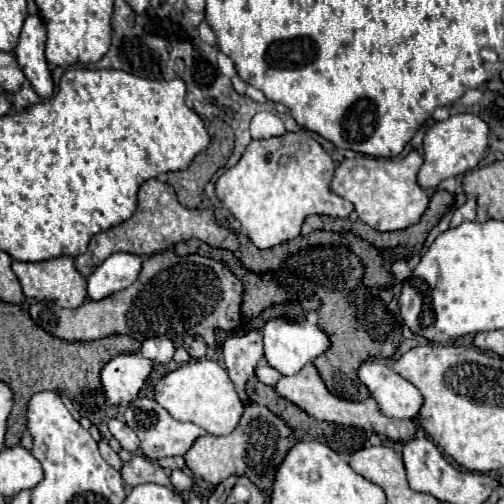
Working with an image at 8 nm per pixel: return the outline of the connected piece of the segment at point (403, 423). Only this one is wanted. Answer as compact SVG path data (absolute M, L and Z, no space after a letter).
M309 362L305 368L301 368L301 372L297 372L295 376L281 376L279 382L275 384L275 392L279 396L283 396L285 400L297 404L301 410L305 410L309 416L313 416L315 420L319 422L333 422L333 424L341 424L341 426L355 426L355 428L361 428L361 430L369 430L369 432L375 432L375 434L383 434L387 436L391 442L397 442L397 440L411 440L415 434L417 434L417 428L415 428L415 422L413 420L393 420L393 418L387 418L381 414L377 402L373 398L367 398L365 402L349 402L349 400L341 400L337 396L333 396L321 376L317 374L317 368Z

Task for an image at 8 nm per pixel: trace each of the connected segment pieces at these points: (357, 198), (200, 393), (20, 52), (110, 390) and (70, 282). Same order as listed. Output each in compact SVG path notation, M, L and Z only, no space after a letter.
M411 150L407 156L394 158L373 157L358 154L353 159L345 159L335 170L331 180L331 190L349 200L359 214L359 220L369 224L379 232L403 230L419 222L421 214L427 210L429 198L417 184L417 172L423 158Z
M191 360L163 376L155 386L155 400L179 422L193 422L213 436L229 436L243 414L243 404L225 368L213 360Z
M27 16L19 44L15 46L15 58L27 80L31 82L33 90L41 98L53 96L53 80L45 60L45 24L39 16Z
M119 354L111 358L101 374L105 398L113 406L129 406L151 372L151 360L139 354Z
M59 256L43 262L13 262L13 272L17 274L27 304L37 304L43 300L53 300L65 308L77 308L87 298L87 280L75 270L71 256Z

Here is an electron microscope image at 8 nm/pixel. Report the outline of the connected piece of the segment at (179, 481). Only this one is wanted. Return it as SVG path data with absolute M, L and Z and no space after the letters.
M173 470L171 472L171 484L177 492L189 492L193 486L193 480L183 470Z

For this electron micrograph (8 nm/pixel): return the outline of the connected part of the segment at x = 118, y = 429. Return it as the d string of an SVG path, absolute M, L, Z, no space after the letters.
M113 418L113 420L109 420L109 430L117 438L117 442L121 444L123 450L127 450L127 452L137 452L139 450L139 438L127 424Z

